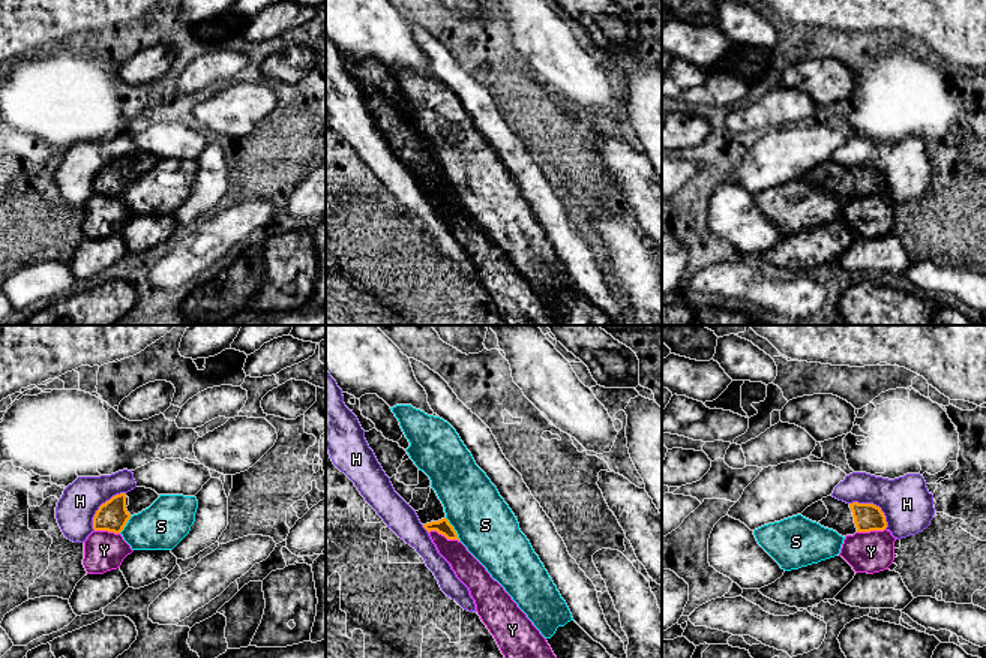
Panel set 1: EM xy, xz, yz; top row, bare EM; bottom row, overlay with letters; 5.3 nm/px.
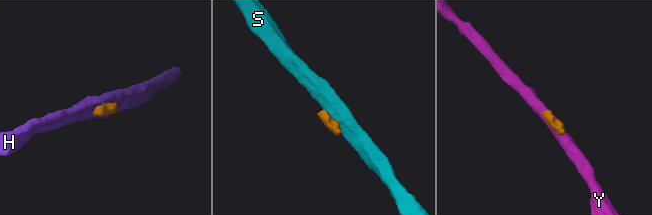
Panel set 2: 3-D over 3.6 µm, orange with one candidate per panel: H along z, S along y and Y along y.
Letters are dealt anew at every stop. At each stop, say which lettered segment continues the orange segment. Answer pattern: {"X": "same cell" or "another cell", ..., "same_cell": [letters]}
{"H": "another cell", "S": "another cell", "Y": "another cell", "same_cell": []}

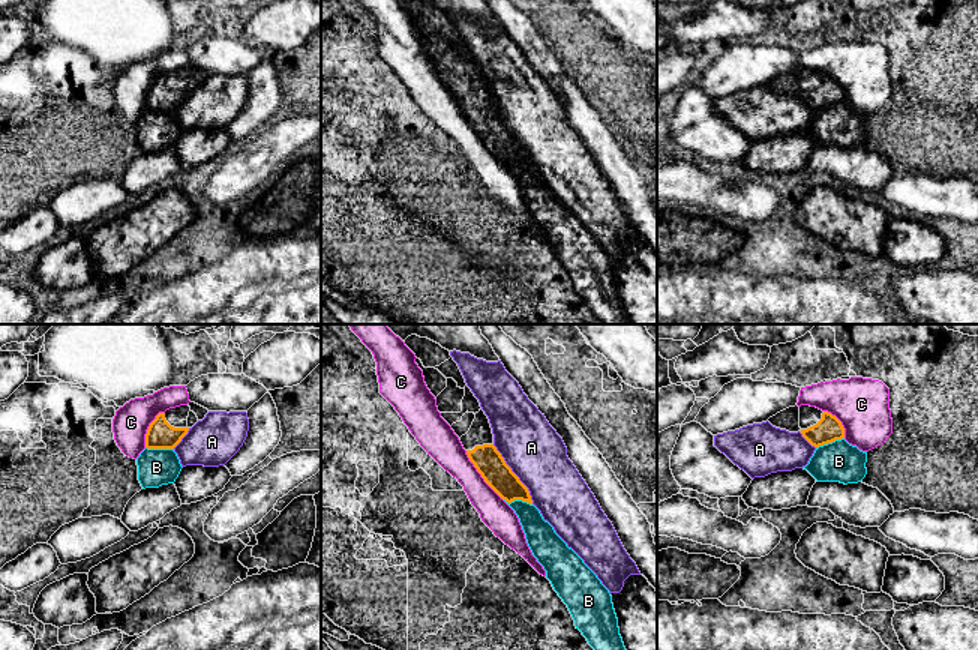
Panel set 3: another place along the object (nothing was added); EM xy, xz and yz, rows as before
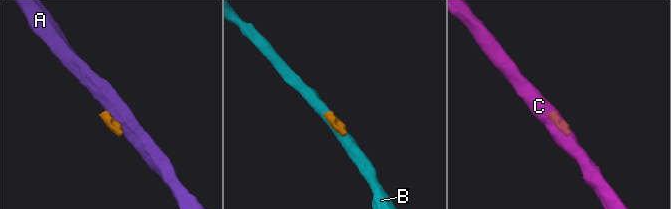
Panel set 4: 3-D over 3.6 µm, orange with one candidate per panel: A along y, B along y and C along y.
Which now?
{"A": "another cell", "B": "another cell", "C": "another cell", "same_cell": []}

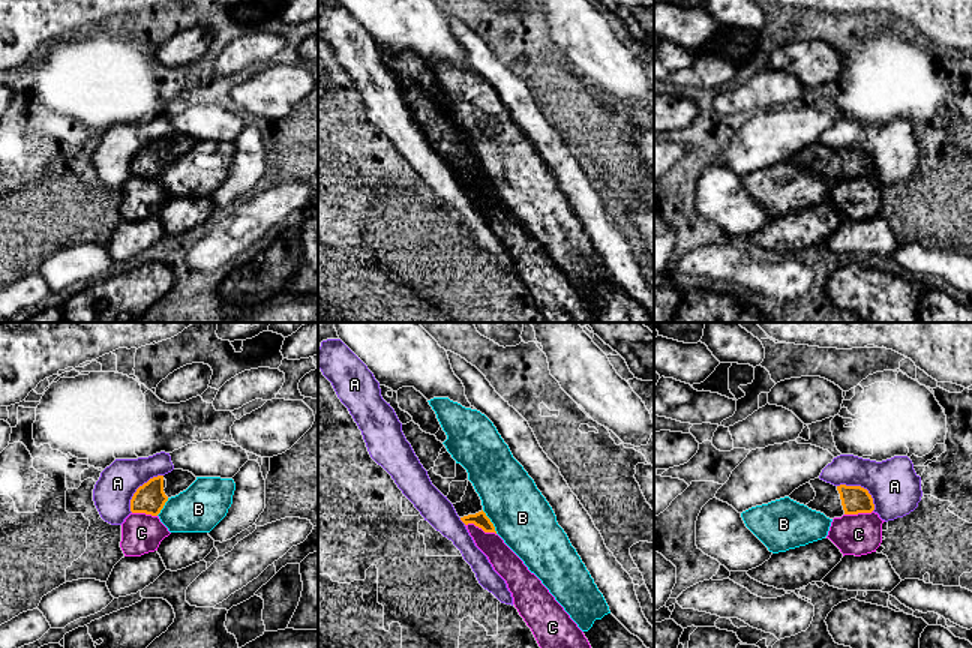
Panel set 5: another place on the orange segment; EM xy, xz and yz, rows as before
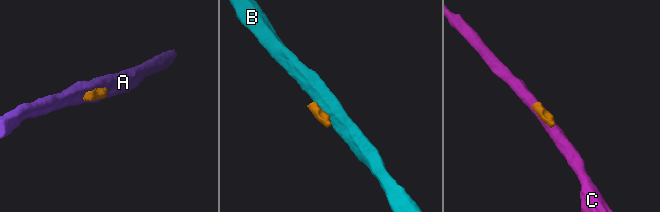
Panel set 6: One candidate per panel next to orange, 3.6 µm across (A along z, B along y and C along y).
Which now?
{"A": "another cell", "B": "another cell", "C": "another cell", "same_cell": []}

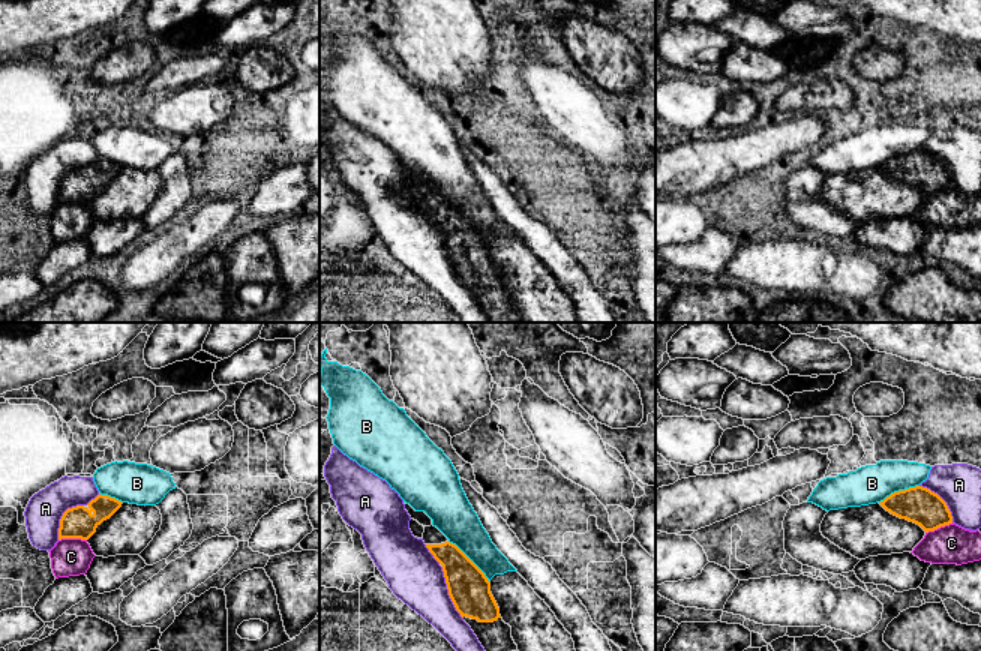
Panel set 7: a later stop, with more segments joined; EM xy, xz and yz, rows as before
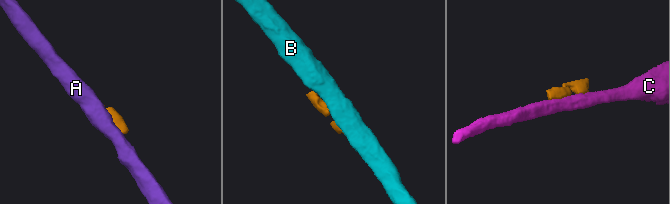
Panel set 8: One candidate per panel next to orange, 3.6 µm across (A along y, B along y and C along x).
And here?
{"A": "another cell", "B": "another cell", "C": "another cell", "same_cell": []}

